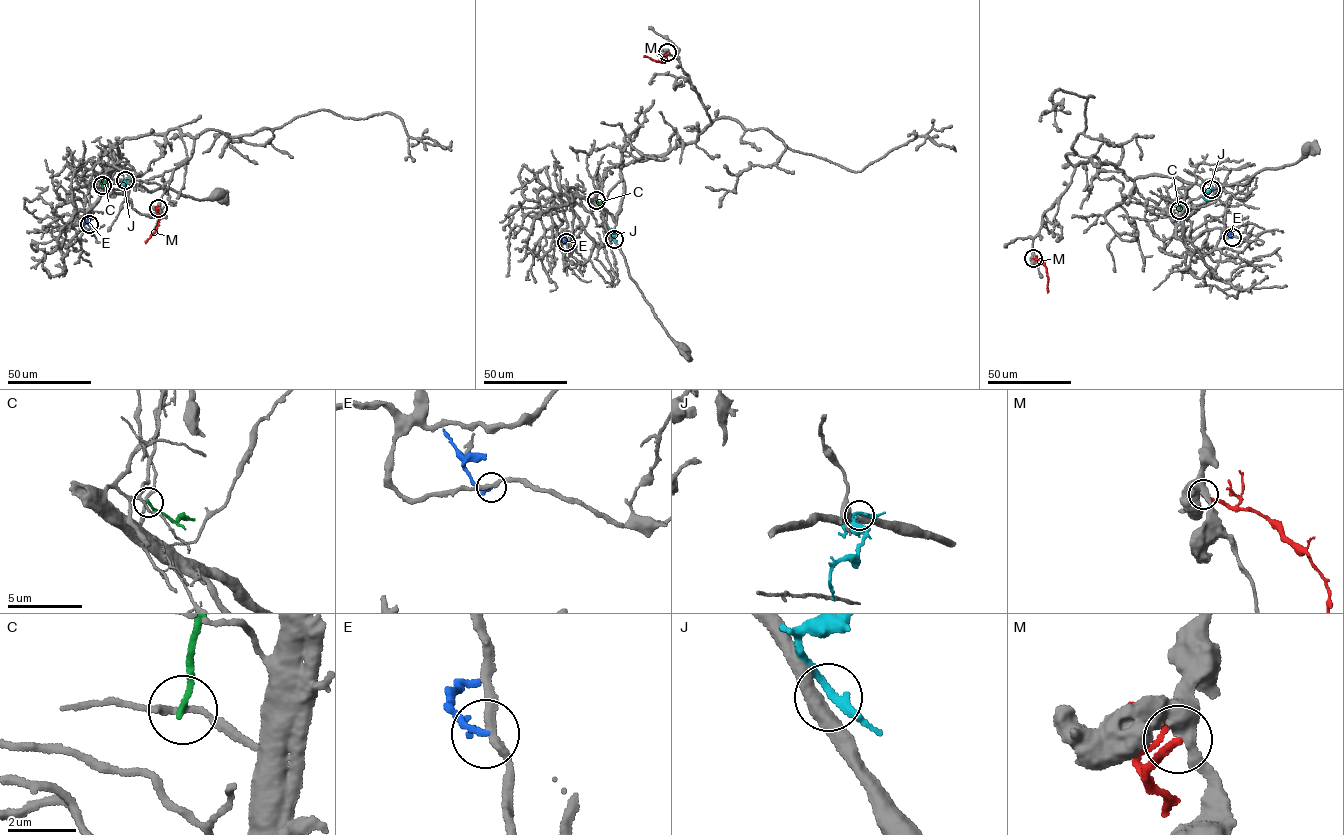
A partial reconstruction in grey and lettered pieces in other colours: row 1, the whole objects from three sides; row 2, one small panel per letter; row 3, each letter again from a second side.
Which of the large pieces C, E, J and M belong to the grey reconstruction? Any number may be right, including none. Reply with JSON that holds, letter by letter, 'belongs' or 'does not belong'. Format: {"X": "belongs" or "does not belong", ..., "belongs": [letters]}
{"C": "does not belong", "E": "does not belong", "J": "does not belong", "M": "does not belong", "belongs": []}

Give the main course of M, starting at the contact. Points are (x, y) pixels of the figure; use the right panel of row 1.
M: (1033, 258), (1047, 269), (1048, 290)

